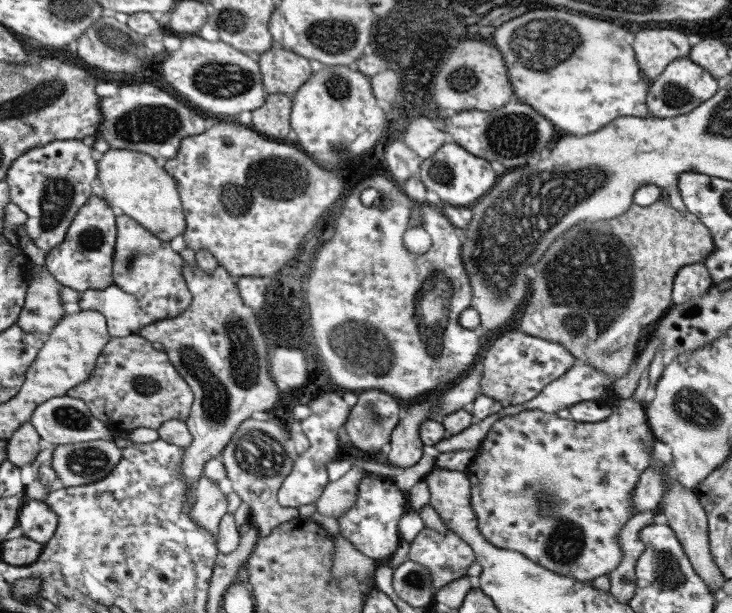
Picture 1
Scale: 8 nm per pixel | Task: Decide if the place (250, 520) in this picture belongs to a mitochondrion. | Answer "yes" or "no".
no

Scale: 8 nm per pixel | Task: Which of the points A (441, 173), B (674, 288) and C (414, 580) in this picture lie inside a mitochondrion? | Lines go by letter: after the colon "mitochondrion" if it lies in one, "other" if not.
A: mitochondrion
B: other
C: mitochondrion

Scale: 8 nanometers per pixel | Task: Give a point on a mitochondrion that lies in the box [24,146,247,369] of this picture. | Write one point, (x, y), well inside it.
(57, 193)

